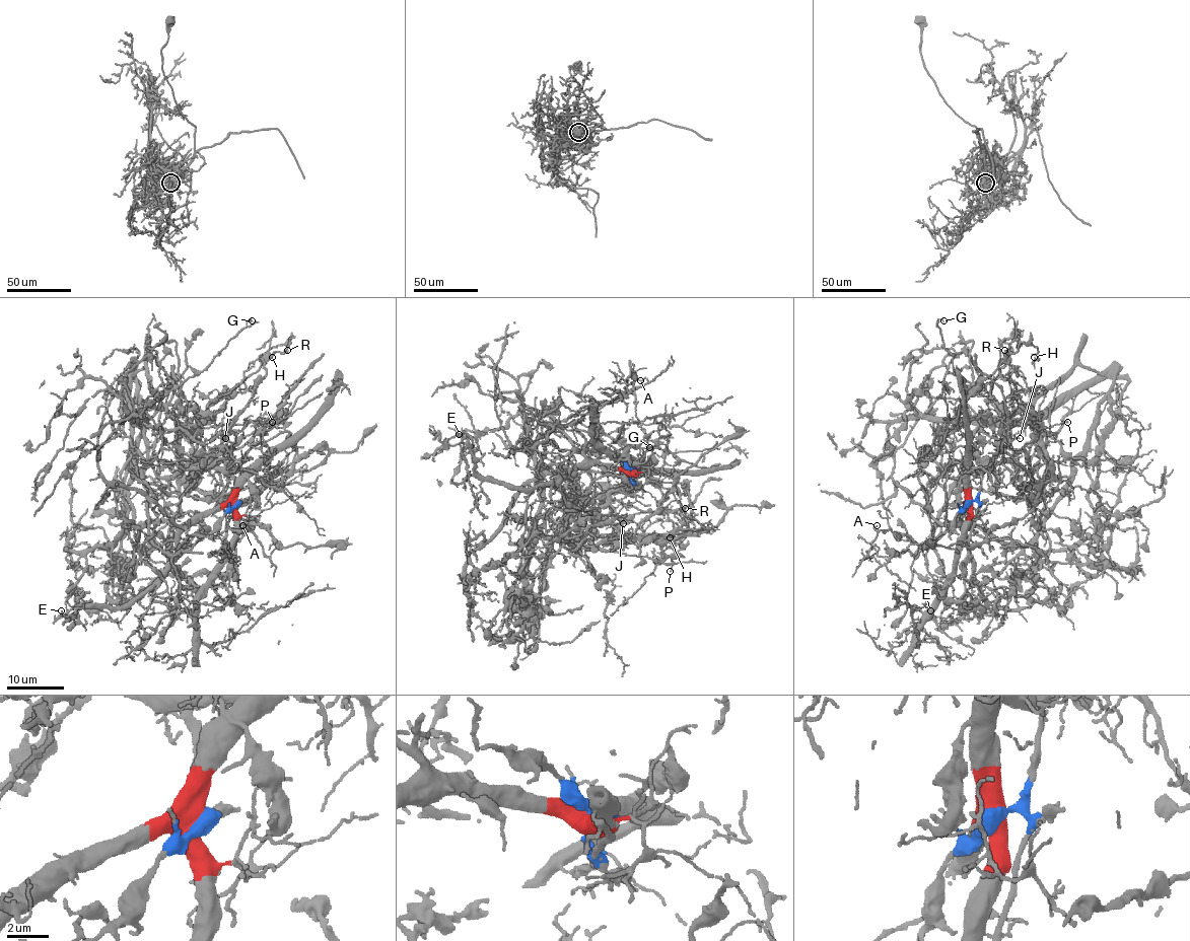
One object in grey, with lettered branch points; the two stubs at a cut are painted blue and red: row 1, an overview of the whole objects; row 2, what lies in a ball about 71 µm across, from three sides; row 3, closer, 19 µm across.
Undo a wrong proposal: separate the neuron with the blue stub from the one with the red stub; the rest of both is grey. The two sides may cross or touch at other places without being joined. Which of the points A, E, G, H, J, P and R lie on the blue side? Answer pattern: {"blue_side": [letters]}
{"blue_side": ["G", "H", "J", "P", "R"]}

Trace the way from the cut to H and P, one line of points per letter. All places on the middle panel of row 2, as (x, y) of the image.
H: (633, 472), (602, 502), (577, 496), (564, 524), (591, 540), (672, 510), (688, 526), (657, 541), (670, 537)
P: (633, 472), (630, 485), (602, 502), (577, 496), (564, 524), (592, 540), (636, 533), (679, 544), (670, 572)

